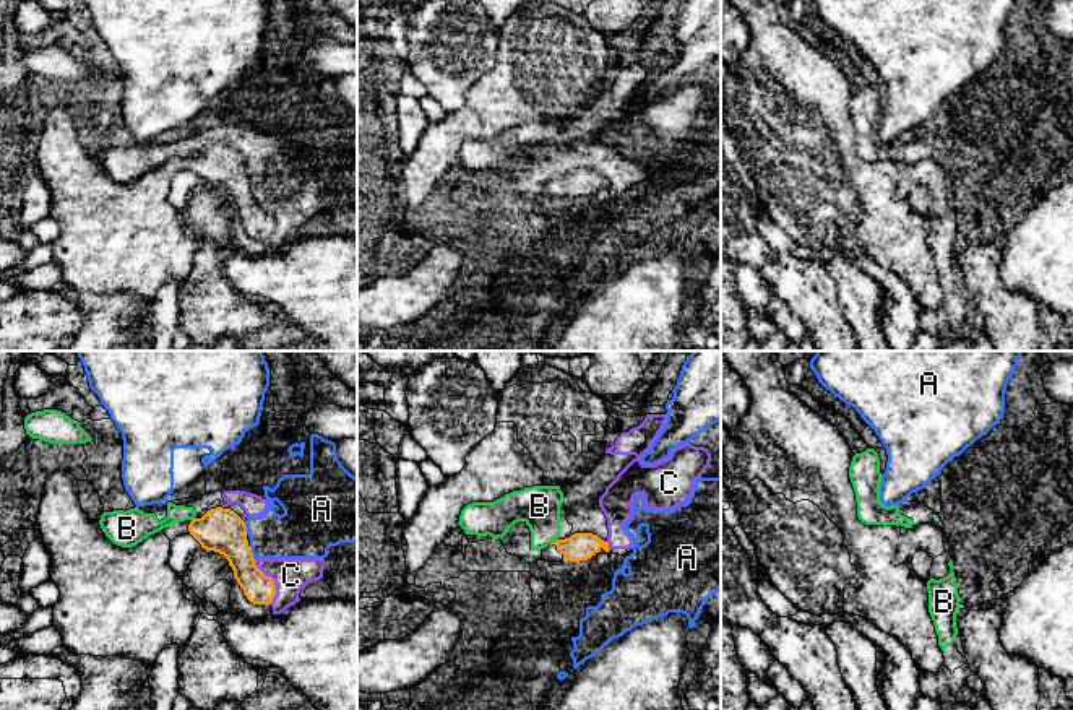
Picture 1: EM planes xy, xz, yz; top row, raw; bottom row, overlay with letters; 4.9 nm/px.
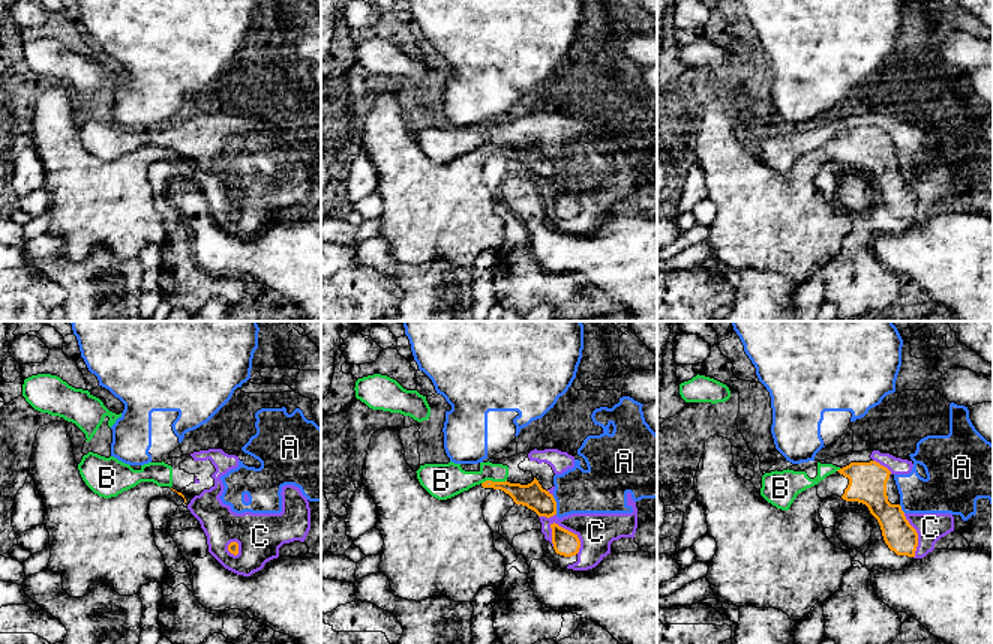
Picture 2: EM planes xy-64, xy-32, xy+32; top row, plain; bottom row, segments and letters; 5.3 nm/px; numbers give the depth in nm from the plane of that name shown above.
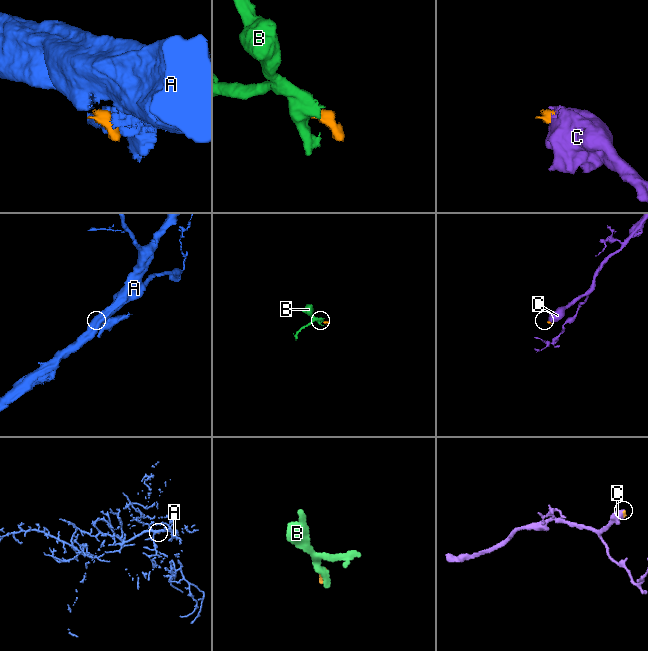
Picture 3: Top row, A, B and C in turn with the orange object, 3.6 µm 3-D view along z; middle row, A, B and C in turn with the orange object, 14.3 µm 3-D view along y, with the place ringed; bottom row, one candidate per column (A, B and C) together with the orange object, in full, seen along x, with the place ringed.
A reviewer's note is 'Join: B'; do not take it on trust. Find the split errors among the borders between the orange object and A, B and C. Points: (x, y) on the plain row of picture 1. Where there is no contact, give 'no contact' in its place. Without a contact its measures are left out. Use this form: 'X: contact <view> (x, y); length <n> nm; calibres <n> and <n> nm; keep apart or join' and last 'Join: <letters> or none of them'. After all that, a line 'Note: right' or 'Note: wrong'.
A: contact xy (250, 189); length 80 nm; calibres 220 and 240 nm; keep apart
B: contact xz (555, 177); length 50 nm; calibres 140 and 200 nm; join
C: contact xy (273, 216); length 240 nm; calibres 150 and 170 nm; join
Join: B, C
Note: wrong

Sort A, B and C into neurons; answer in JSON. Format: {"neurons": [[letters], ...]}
{"neurons": [["A"], ["B", "C"]]}

